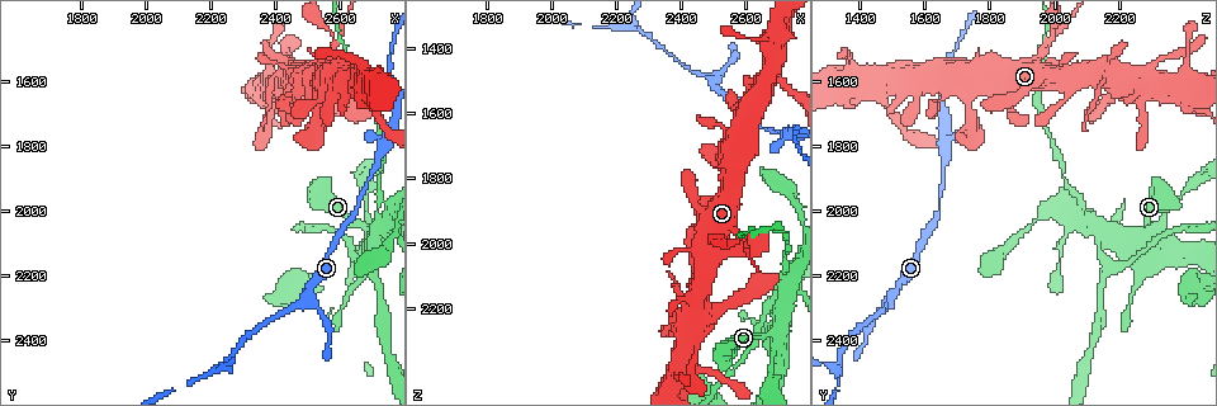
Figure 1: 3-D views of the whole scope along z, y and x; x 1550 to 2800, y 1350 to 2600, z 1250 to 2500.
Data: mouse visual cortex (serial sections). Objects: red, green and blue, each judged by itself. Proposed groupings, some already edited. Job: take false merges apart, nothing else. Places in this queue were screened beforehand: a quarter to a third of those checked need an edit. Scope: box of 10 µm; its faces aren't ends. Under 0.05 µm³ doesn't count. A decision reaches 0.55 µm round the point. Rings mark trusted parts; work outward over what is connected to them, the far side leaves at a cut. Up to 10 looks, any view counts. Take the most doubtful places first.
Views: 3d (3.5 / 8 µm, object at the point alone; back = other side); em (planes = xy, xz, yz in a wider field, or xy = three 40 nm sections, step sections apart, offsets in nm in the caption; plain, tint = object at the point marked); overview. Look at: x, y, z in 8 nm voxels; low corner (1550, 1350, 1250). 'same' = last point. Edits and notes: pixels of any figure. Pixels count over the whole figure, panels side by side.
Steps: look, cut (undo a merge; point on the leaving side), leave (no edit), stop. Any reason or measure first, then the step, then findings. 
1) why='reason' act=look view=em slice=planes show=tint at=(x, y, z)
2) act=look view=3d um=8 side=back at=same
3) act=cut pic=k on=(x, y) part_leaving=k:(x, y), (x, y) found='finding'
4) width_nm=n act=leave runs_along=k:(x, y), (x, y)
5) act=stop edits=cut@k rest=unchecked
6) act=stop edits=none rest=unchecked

why='calibre changes' act=look view=3d um=3.5 at=(2240, 2480, 1330)

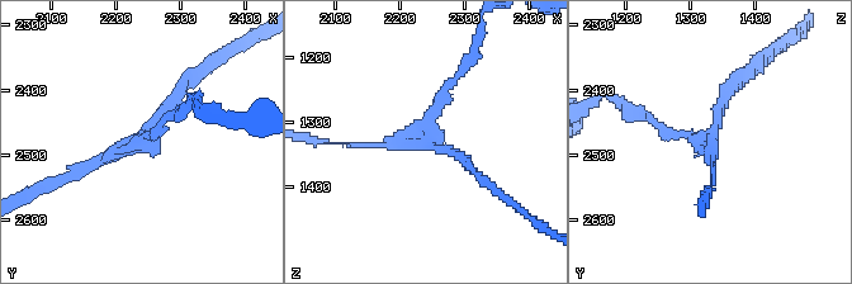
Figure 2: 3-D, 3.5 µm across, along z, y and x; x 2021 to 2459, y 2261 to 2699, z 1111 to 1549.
why='need the tissue' act=look view=em slice=planes show=plain at=(2245, 2470, 1330)

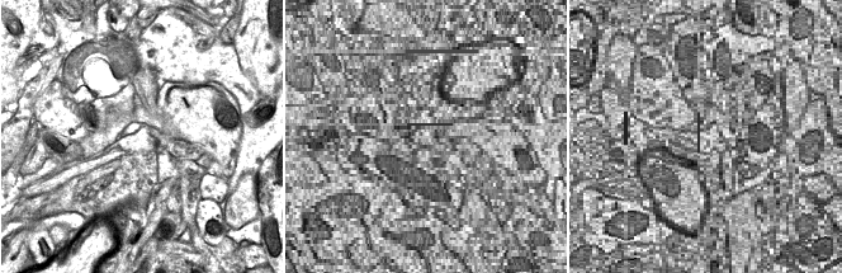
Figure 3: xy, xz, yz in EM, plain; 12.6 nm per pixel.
why='with the object marked' act=look view=em slice=planes show=tint at=same

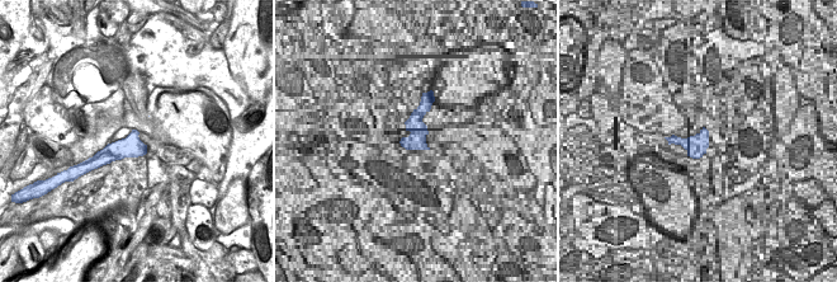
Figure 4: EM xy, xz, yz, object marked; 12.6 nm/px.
act=leave runs_along=2:(194, 72), (132, 146), (70, 170) found='continuous, no second cell'

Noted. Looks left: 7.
why='a narrow waist' act=look view=3d um=3.5 at=(2720, 1900, 2030)

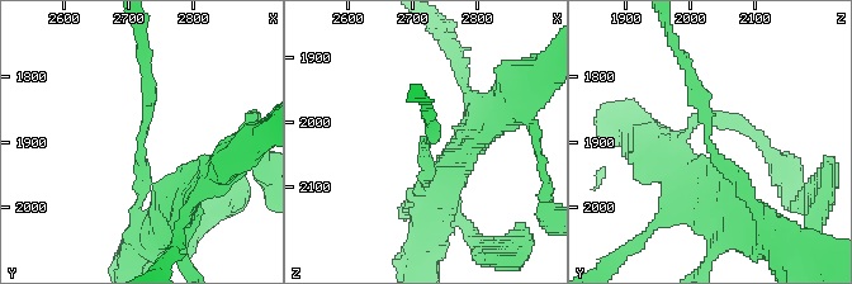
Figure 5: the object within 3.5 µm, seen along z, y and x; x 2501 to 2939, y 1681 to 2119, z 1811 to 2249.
arm_widths_nm=150,200 act=look view=em slice=xy step=1 show=tint at=(2715, 1890, 2025)

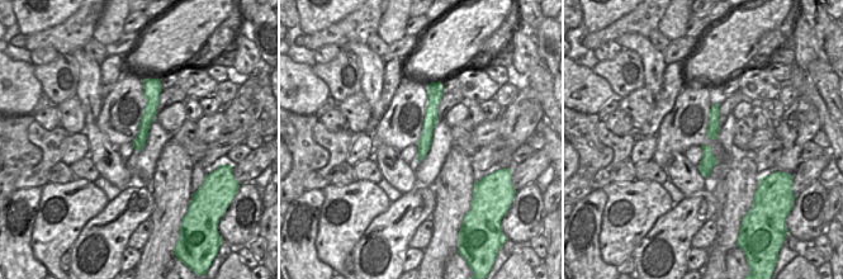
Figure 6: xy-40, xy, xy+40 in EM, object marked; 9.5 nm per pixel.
act=leave found='one cell here'

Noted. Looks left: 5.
why='three arms meet' act=look view=3d um=3.5 at=(2700, 2160, 2160)

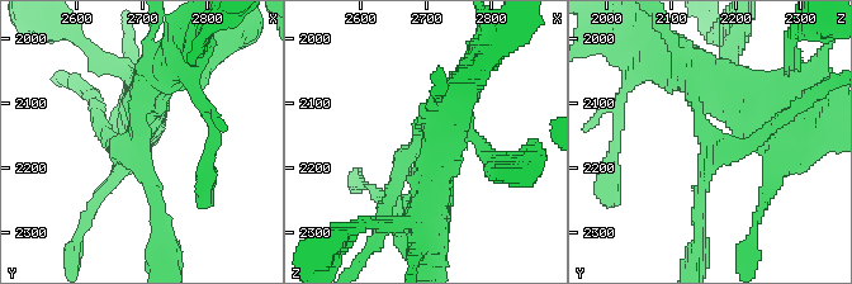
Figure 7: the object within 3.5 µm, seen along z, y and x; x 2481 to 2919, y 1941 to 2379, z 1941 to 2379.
arms=3 arm_widths_nm=150,200,500 why='now the EM' act=look view=em slice=xy step=5 show=tint at=(2695, 2160, 2155)

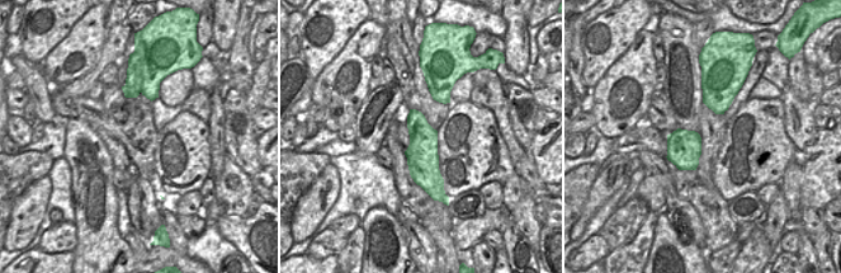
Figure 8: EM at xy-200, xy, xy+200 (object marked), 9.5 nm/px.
act=leave runs_along=8:(412, 112), (434, 193) found='all the same cell'

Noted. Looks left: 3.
why='side arm on a straight run' act=look view=3d um=8 at=(2580, 1500, 1980)

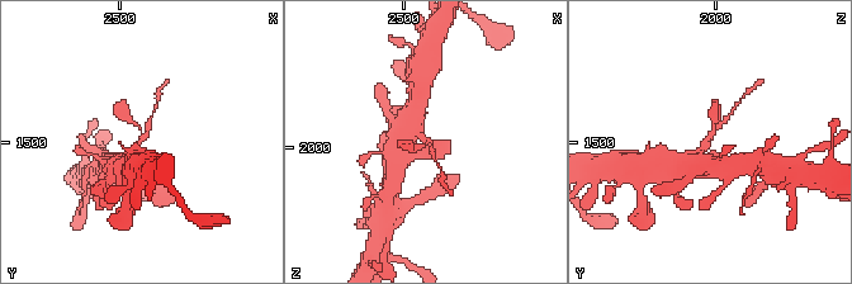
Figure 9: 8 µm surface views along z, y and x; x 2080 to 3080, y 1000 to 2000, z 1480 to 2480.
why='closer look' act=look view=3d um=3.5 at=same

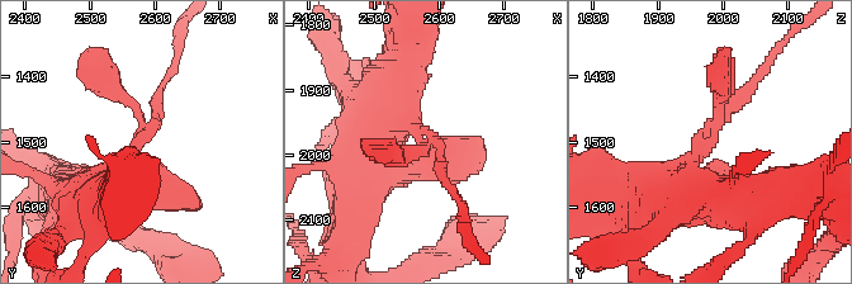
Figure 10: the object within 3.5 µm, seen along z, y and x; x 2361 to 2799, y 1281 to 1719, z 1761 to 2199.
arms=3 arm_widths_nm=150,250,500 act=look view=em slice=xy step=1 show=tint at=(2575, 1500, 1985)

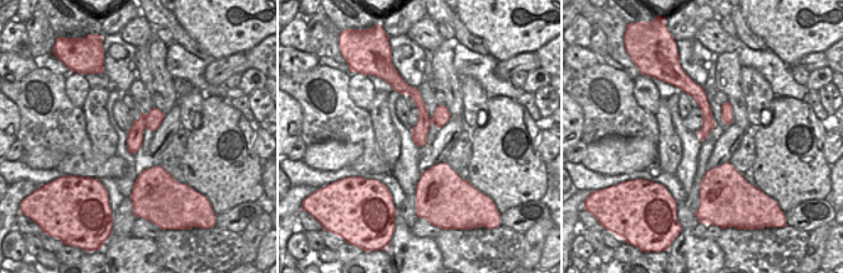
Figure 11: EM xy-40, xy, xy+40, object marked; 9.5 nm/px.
act=leave runs_along=11:(403, 88), (422, 109), (420, 142) found='all the same cell'

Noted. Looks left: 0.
act=stop edits=none rest=unchecked

